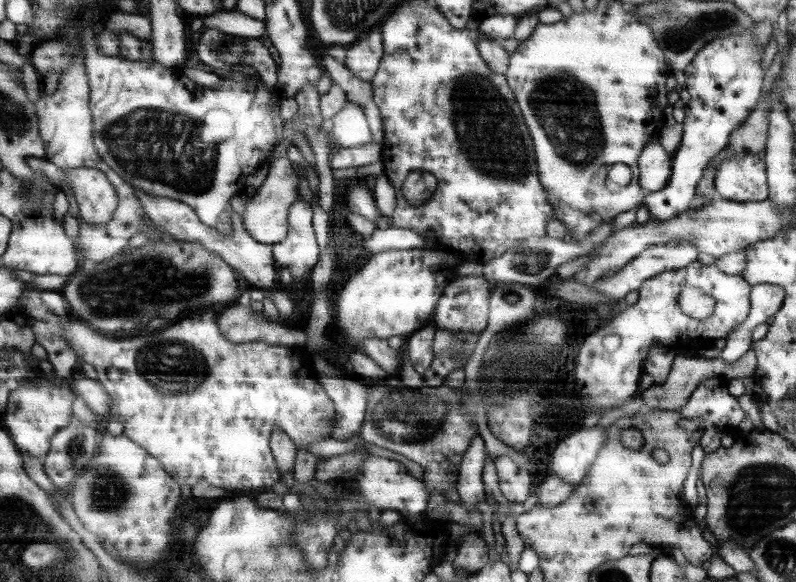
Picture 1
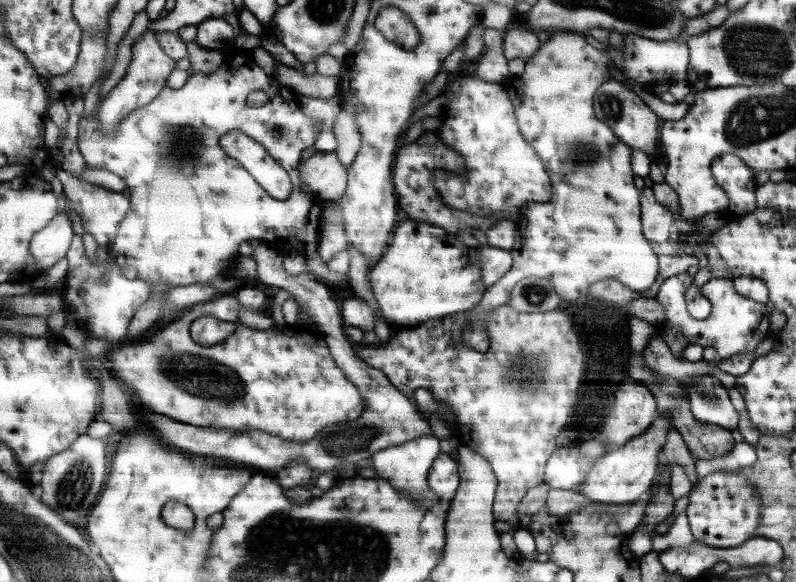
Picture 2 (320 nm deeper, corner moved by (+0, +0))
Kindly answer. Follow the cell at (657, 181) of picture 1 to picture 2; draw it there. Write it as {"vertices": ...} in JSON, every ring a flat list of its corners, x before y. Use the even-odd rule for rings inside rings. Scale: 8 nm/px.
{"vertices":[[607,78,597,90,597,96,593,96,593,109,597,117,601,116,599,119,612,129,613,134,617,132,617,139,629,148,640,150,647,156,655,152,655,148,659,148,657,145,659,118,655,118,655,114,631,90,627,90,623,84,615,82,613,78]]}

